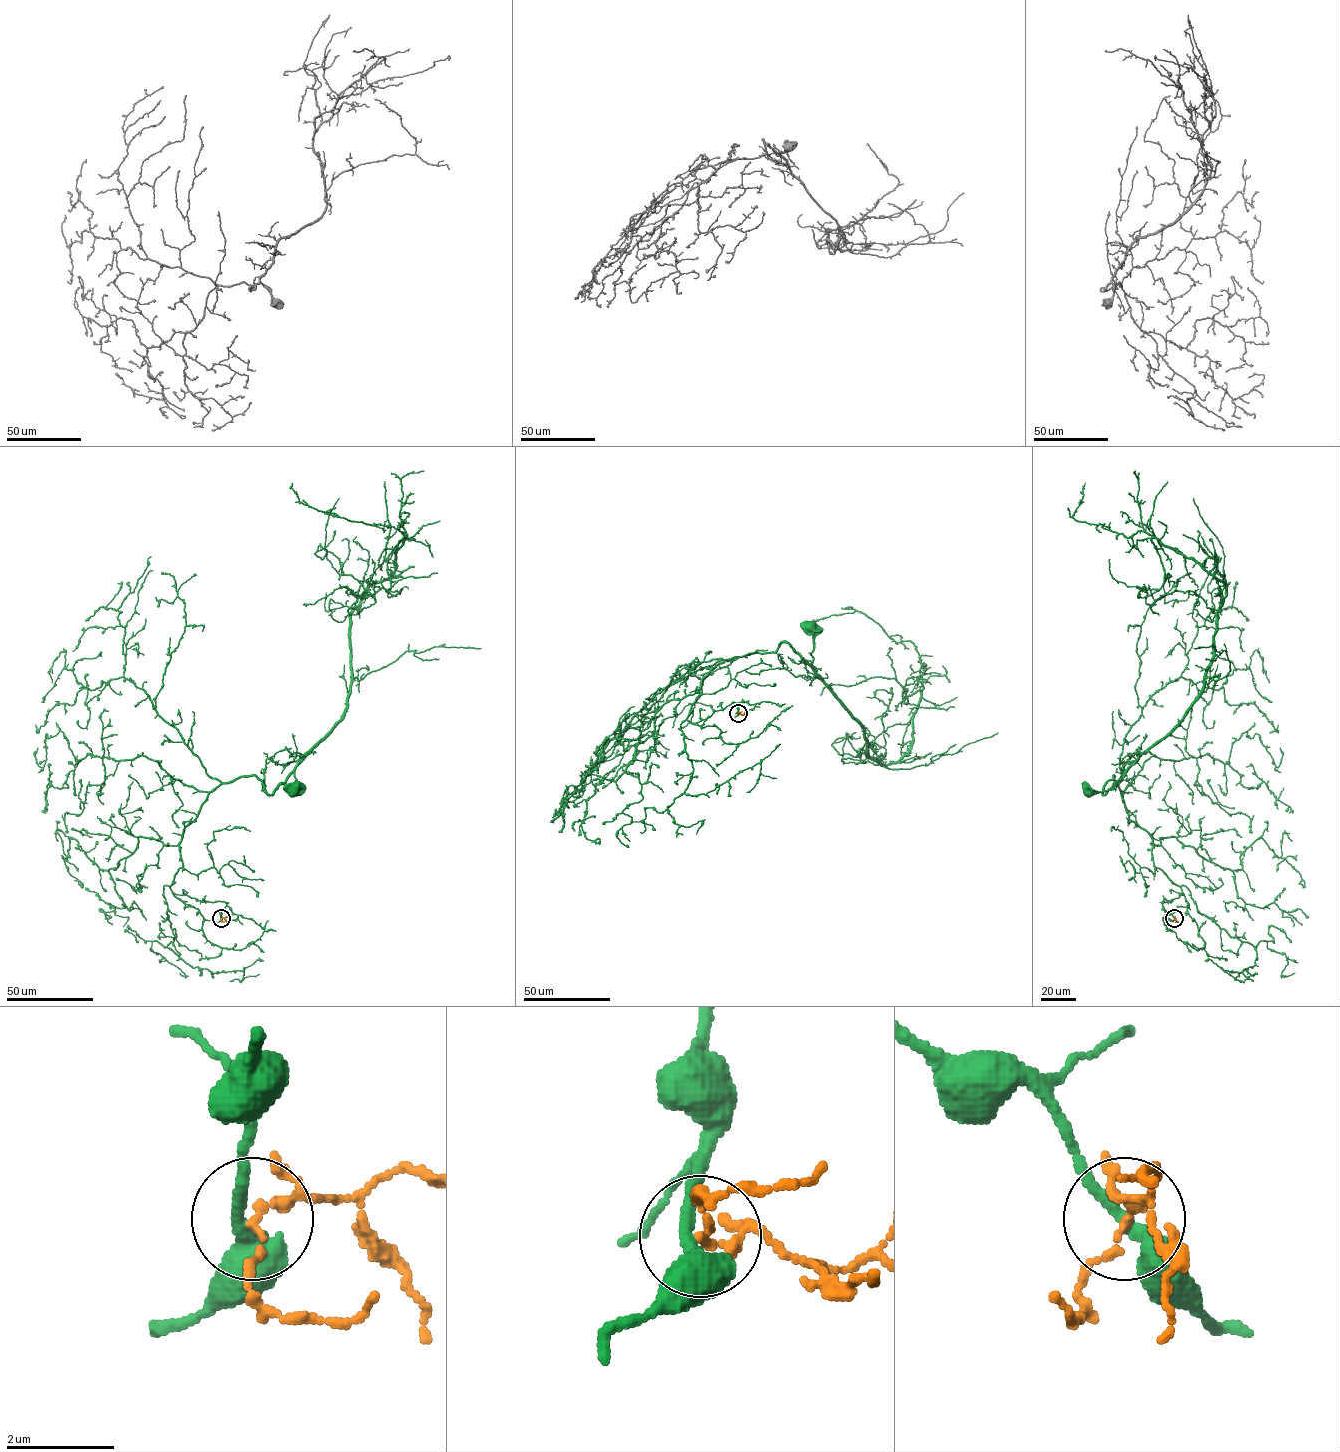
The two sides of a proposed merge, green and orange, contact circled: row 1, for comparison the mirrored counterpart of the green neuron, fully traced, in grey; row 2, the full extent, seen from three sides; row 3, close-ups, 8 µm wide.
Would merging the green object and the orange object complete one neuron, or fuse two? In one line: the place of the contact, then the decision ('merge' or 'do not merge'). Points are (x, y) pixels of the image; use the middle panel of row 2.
place (738, 713); do not merge

